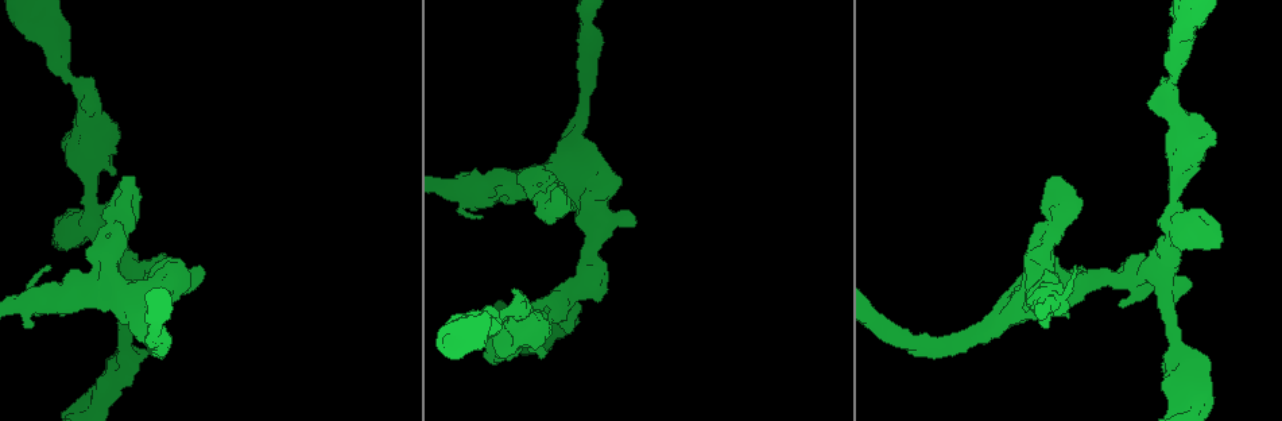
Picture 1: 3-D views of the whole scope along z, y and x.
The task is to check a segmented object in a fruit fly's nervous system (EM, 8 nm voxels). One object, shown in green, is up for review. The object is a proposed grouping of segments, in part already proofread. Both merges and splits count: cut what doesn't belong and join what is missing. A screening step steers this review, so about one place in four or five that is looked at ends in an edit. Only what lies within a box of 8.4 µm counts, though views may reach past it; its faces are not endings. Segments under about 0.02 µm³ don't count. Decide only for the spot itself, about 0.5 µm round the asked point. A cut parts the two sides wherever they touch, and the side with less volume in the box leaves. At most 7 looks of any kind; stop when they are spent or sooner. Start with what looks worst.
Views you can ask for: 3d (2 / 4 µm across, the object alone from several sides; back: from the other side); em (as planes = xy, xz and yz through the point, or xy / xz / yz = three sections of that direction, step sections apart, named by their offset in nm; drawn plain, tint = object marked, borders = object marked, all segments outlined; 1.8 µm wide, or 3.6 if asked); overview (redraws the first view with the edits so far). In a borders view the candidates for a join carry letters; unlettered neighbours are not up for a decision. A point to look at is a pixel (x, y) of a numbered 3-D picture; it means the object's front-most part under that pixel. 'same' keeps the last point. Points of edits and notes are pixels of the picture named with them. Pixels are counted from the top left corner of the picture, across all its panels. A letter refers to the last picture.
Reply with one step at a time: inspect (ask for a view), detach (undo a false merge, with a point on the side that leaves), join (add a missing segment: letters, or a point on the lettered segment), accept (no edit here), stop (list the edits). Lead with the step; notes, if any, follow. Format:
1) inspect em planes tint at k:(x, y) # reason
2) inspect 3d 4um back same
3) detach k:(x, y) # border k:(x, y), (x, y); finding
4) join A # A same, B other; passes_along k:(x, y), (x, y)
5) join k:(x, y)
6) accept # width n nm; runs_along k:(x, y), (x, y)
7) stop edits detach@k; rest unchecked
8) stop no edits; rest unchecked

inspect em xz step 4 tint at 1:(1159, 270) # two arms at a narrow angle

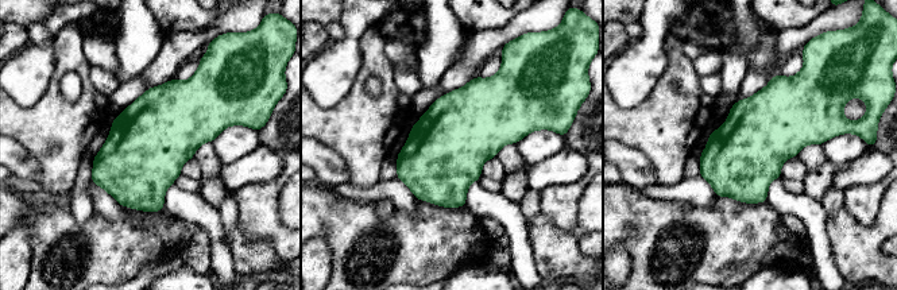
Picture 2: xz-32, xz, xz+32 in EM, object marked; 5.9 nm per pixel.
inspect em xz step 4 borders same

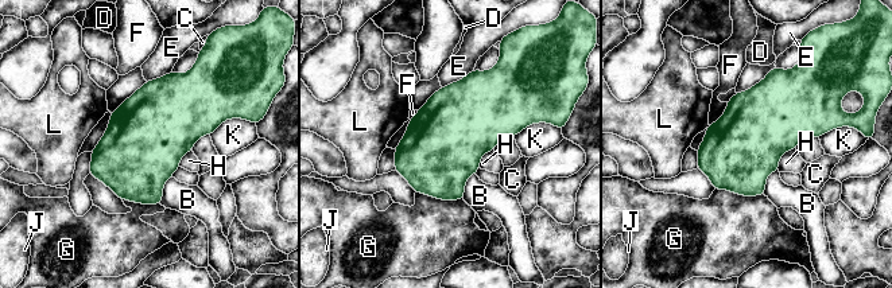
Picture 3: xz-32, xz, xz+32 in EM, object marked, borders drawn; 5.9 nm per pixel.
accept # longest_contact G 300 nm; B other, C other, D other, E other, F other, G other, H other, J other, K other, L other; border 3:(795, 148), (780, 156), (778, 170); continuous, no second neuron

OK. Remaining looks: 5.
inspect em 3.6um xz step 8 tint at 1:(553, 170) # abrupt turn

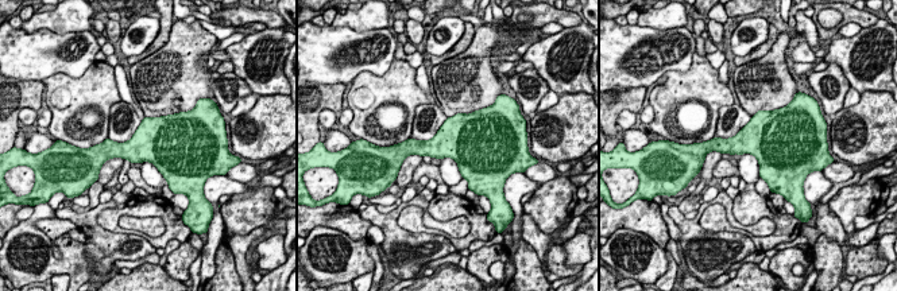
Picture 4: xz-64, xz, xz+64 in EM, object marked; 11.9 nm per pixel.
inspect em 3.6um planes borders same

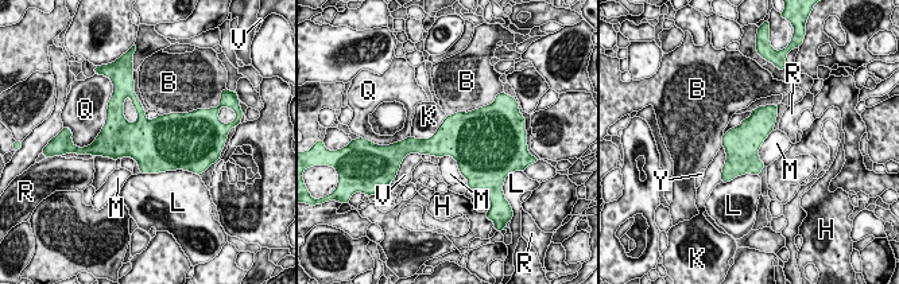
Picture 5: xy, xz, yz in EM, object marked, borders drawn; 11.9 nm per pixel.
accept # longest_contact L 550 nm; B other, H other, K other, L other, M other, Q other, R other, V other, Y other; continuous, no second neuron

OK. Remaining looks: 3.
inspect em planes borders at 1:(118, 365) # thick turns thin

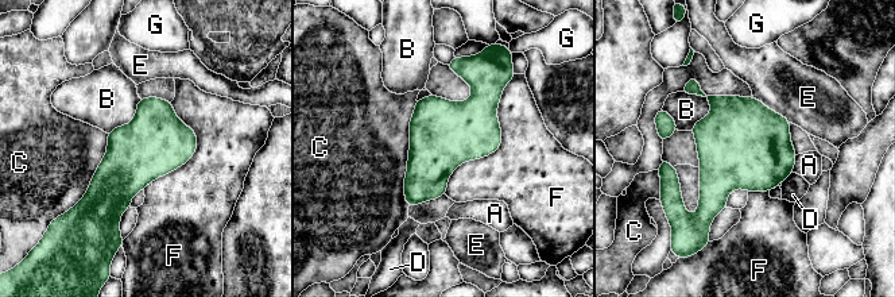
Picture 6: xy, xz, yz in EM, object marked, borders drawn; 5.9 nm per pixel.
accept # A other, B other, C other, D other, E other, F other, G other; border 6:(510, 81), (502, 143), (444, 193); continuous, no second neuron

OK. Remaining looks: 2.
stop no edits; rest unchecked

